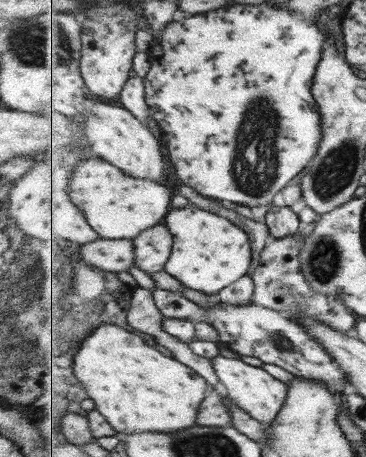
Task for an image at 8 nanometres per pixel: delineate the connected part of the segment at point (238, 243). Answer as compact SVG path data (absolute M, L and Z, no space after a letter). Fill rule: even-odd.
M191 203L180 209L173 208L165 222L175 236L173 252L169 262L165 264L165 272L182 285L216 297L225 287L251 274L249 266L253 260L253 252L249 236L227 218L197 208Z

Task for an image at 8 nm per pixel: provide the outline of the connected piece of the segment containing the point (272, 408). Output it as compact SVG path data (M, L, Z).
M218 354L212 358L212 362L218 373L217 377L221 379L224 394L227 394L235 405L244 408L251 417L259 422L272 424L276 416L280 414L280 408L284 407L285 399L288 398L288 385L273 378L262 367L246 364L237 356L226 357Z

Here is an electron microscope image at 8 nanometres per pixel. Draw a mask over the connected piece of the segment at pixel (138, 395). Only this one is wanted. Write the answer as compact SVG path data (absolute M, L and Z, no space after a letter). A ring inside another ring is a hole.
M114 324L100 326L81 343L81 348L74 358L73 368L77 379L94 401L95 408L119 434L177 432L198 425L197 417L201 403L212 389L209 382L189 365L183 364L173 356L161 354L154 346L149 346L141 336Z

